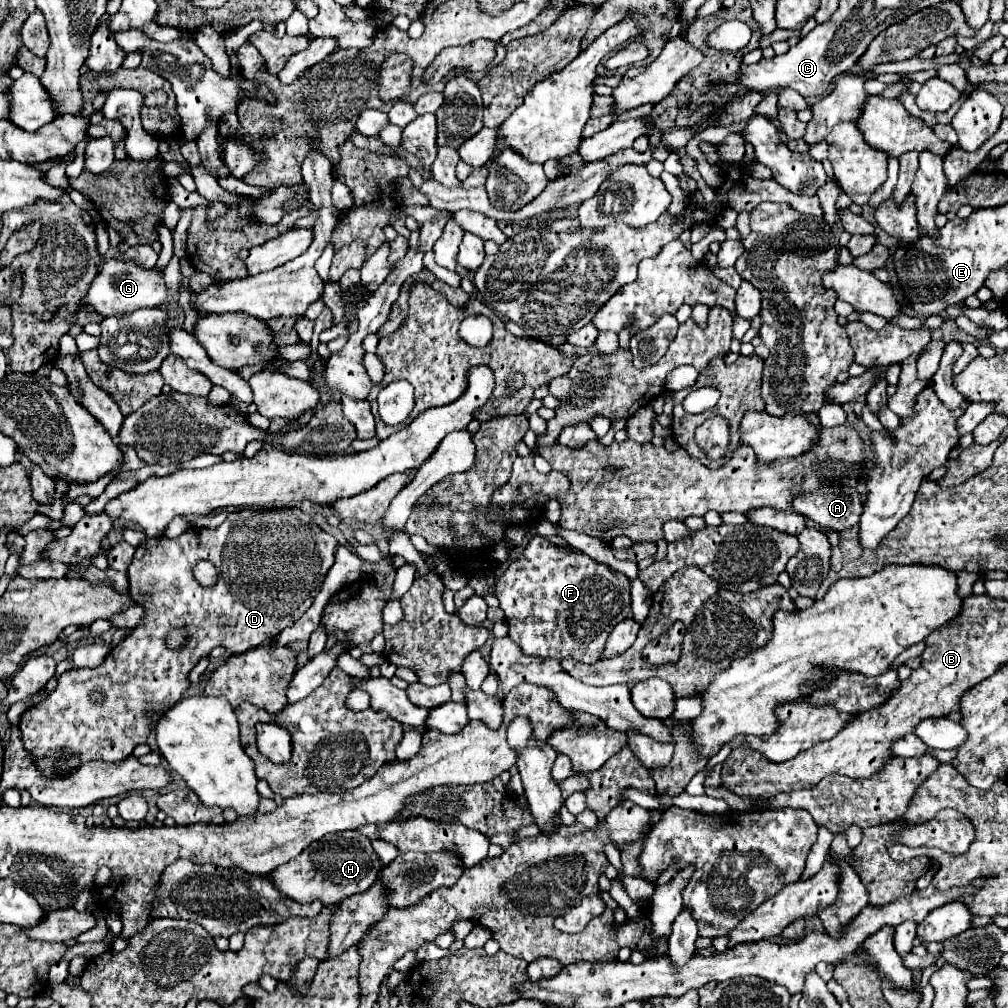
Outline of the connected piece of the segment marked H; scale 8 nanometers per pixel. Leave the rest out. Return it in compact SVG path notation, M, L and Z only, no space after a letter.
M347 830L347 832L329 834L313 842L295 860L281 864L273 872L269 872L267 878L271 878L273 886L279 888L281 894L285 894L295 902L311 904L313 900L319 900L323 906L329 906L357 892L365 892L375 882L377 870L381 866L383 864L379 862L379 858L371 848L371 840L355 830Z

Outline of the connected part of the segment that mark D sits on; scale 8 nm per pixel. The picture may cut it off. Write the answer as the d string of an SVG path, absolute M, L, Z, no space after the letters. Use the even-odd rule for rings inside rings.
M245 508L245 510L237 510L237 512L231 512L227 516L227 520L215 528L215 530L209 530L209 528L189 528L183 536L179 538L147 538L143 540L139 546L137 546L137 552L135 552L135 558L129 566L129 594L131 598L145 608L145 616L141 618L141 624L137 624L129 636L119 642L111 652L109 656L103 660L103 664L99 668L93 668L93 670L69 670L65 674L59 676L57 680L57 688L47 696L43 698L39 704L35 704L33 708L25 710L23 716L21 716L21 722L19 722L19 728L23 732L23 740L25 740L25 748L33 754L33 758L37 762L41 762L47 770L47 774L53 774L53 772L67 772L67 770L73 770L79 762L85 762L85 760L103 760L103 762L119 762L119 760L125 760L127 756L131 756L133 748L137 744L143 744L151 732L151 728L155 726L157 722L157 716L165 710L165 708L171 708L173 704L179 702L179 698L185 694L187 686L189 686L189 680L187 680L187 674L189 670L203 658L203 656L209 656L209 652L215 648L215 646L223 646L227 648L231 654L241 654L241 652L247 652L251 648L257 648L261 644L267 644L271 638L275 638L285 626L291 626L295 620L299 620L303 616L303 612L311 606L313 598L317 596L317 592L321 590L321 584L327 576L327 570L333 566L333 554L335 554L335 548L337 548L337 540L323 532L309 514L301 512L299 508ZM199 560L209 560L213 562L213 566L217 568L217 584L213 588L201 588L199 582L193 578L193 566L199 562ZM173 630L185 630L187 632L187 642L185 646L177 648L177 650L171 650L167 648L167 634L173 632ZM91 690L101 690L105 692L105 700L99 702L99 704L93 704L89 700L89 692Z

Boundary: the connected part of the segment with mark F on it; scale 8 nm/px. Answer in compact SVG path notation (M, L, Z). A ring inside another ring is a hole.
M535 534L519 558L503 566L495 580L499 608L505 612L509 638L529 656L563 660L567 656L595 664L617 622L631 618L629 578L595 562L587 554L555 546Z

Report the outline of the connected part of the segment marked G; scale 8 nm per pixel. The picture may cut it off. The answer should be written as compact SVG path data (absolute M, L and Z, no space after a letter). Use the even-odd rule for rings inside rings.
M111 258L103 264L101 272L95 276L89 296L85 296L85 304L81 308L91 308L101 316L119 316L139 308L155 308L161 306L163 300L169 296L169 288L163 280L163 272L157 268L141 268L133 260L125 258Z

